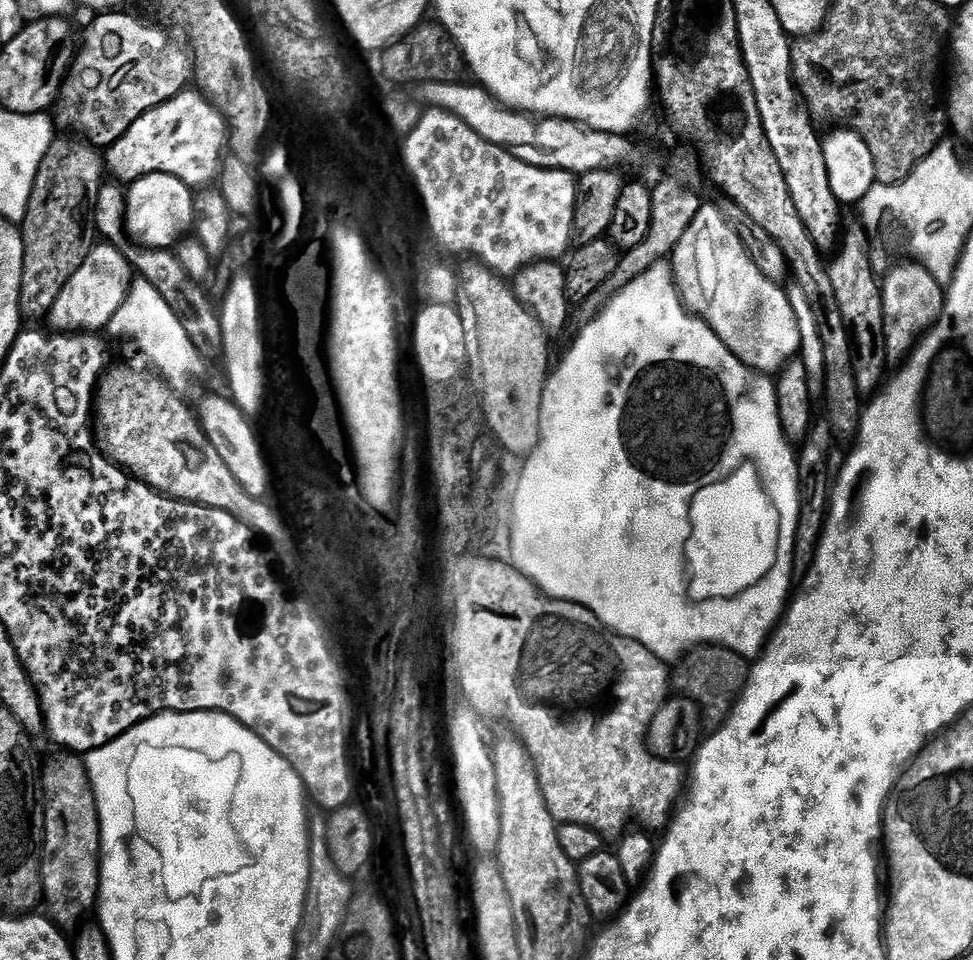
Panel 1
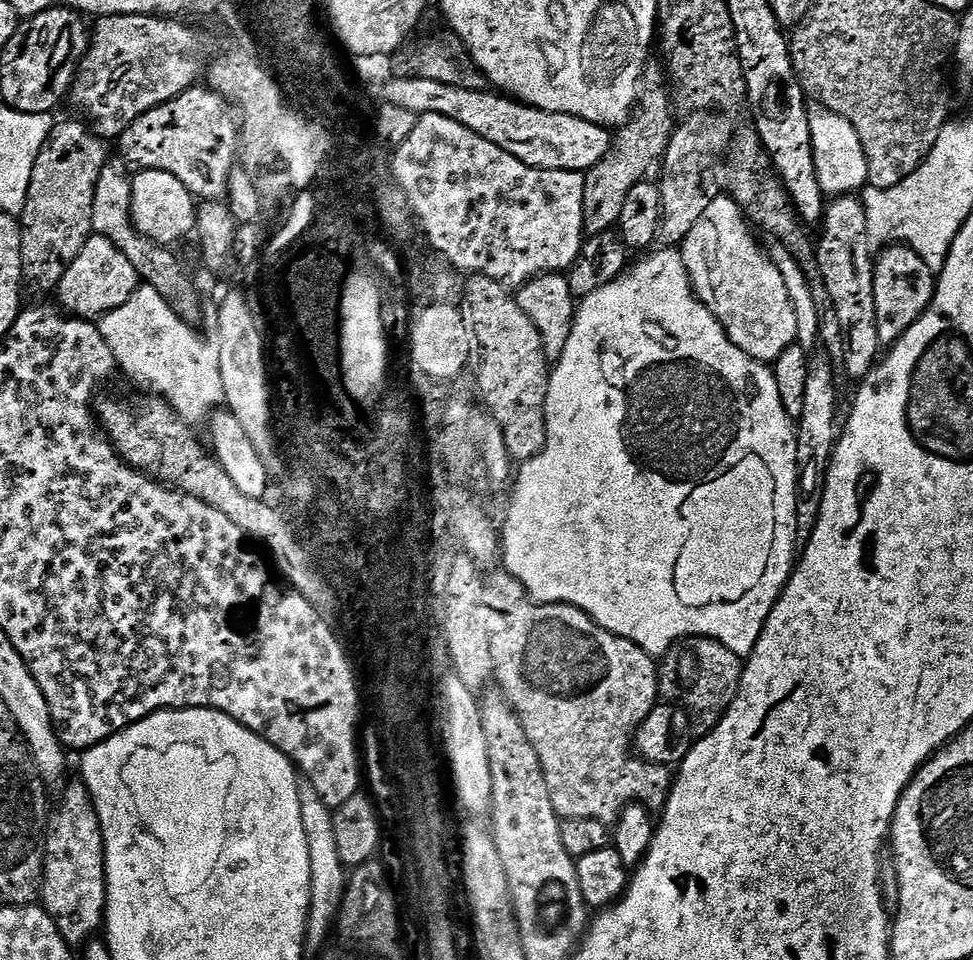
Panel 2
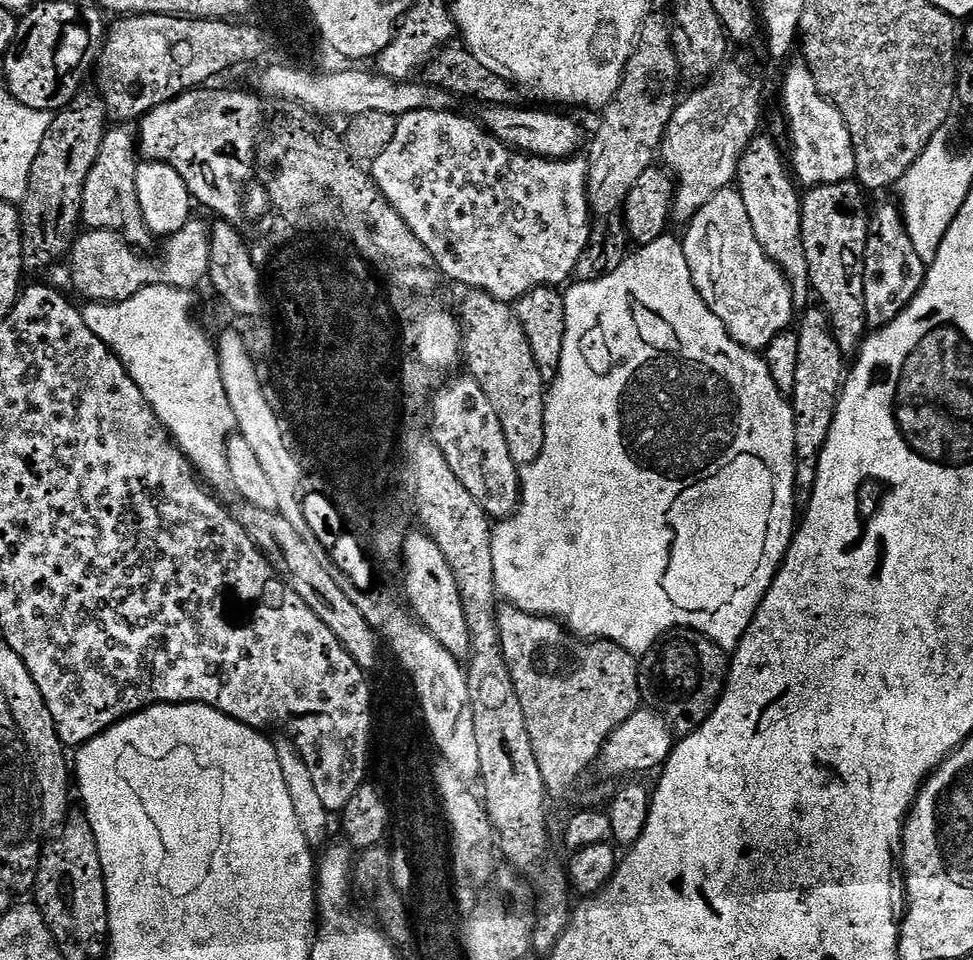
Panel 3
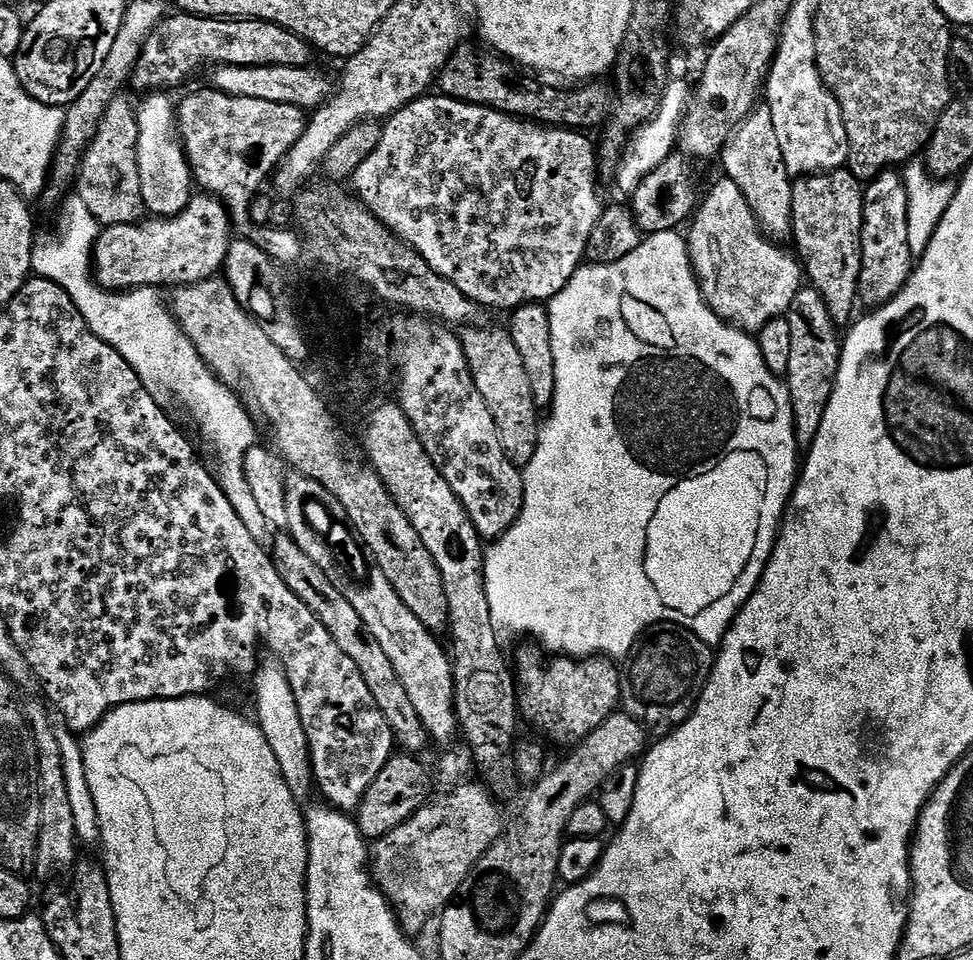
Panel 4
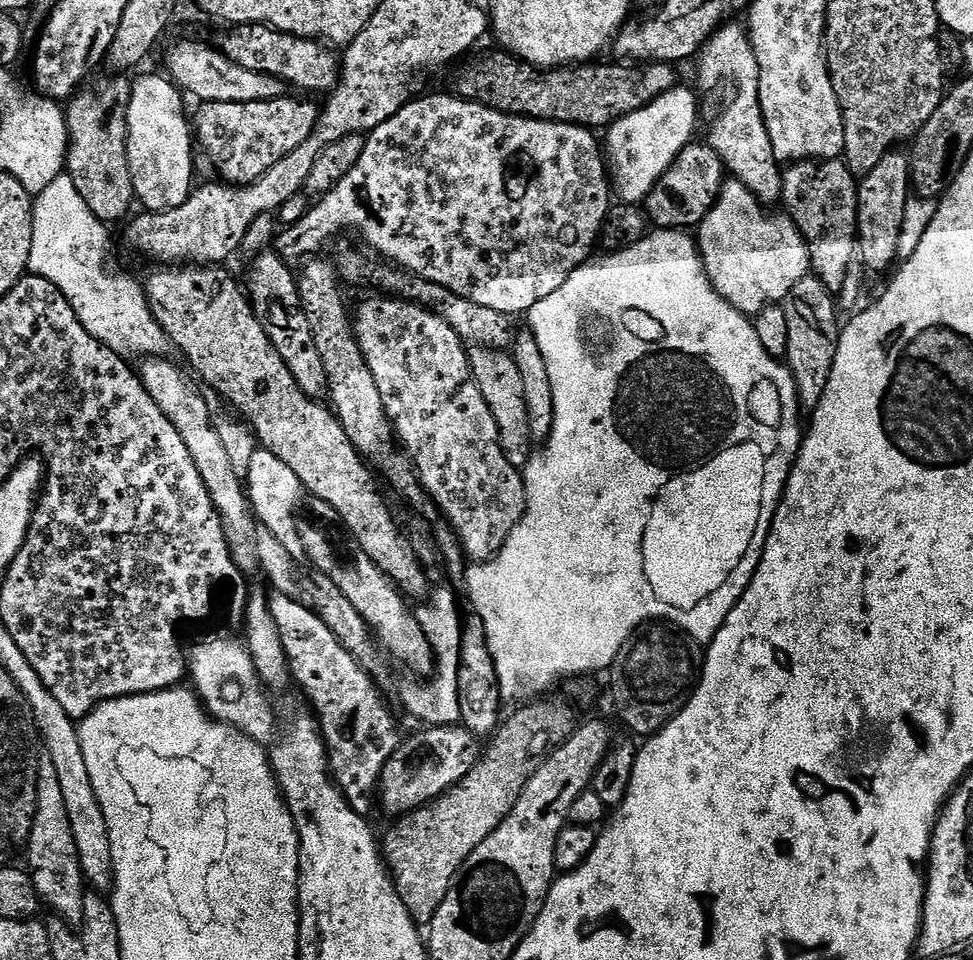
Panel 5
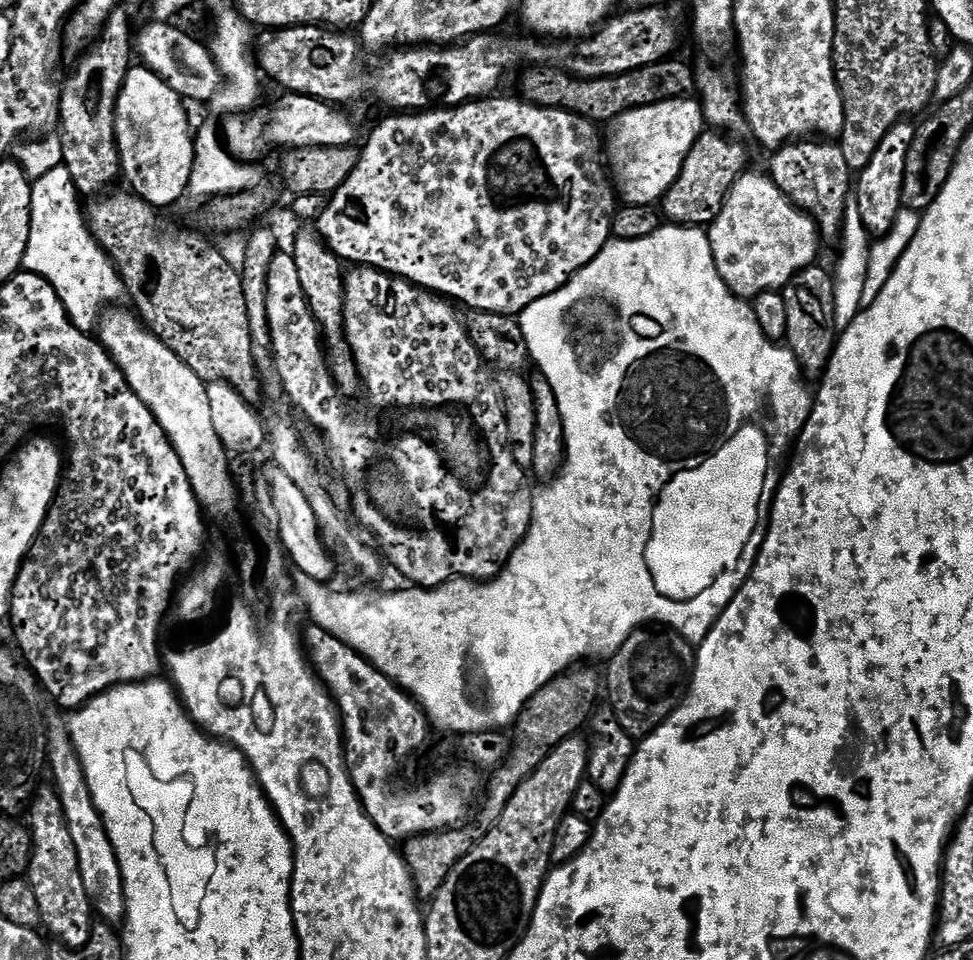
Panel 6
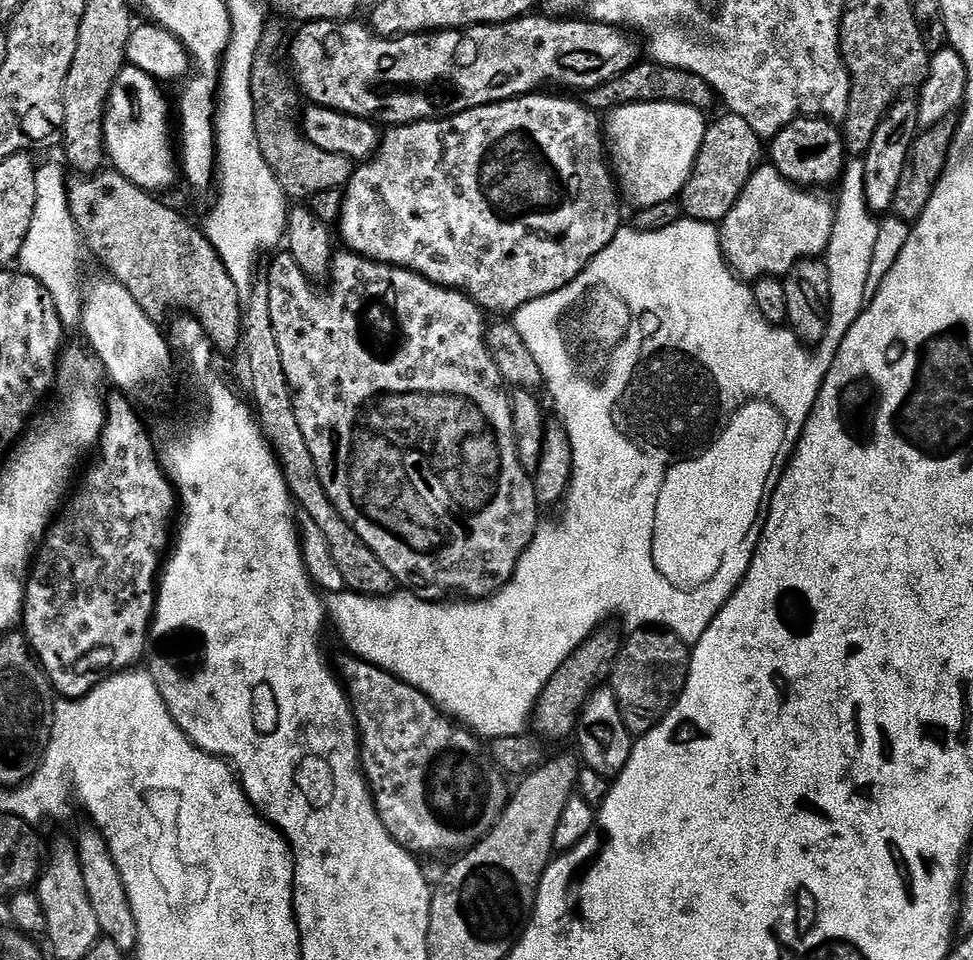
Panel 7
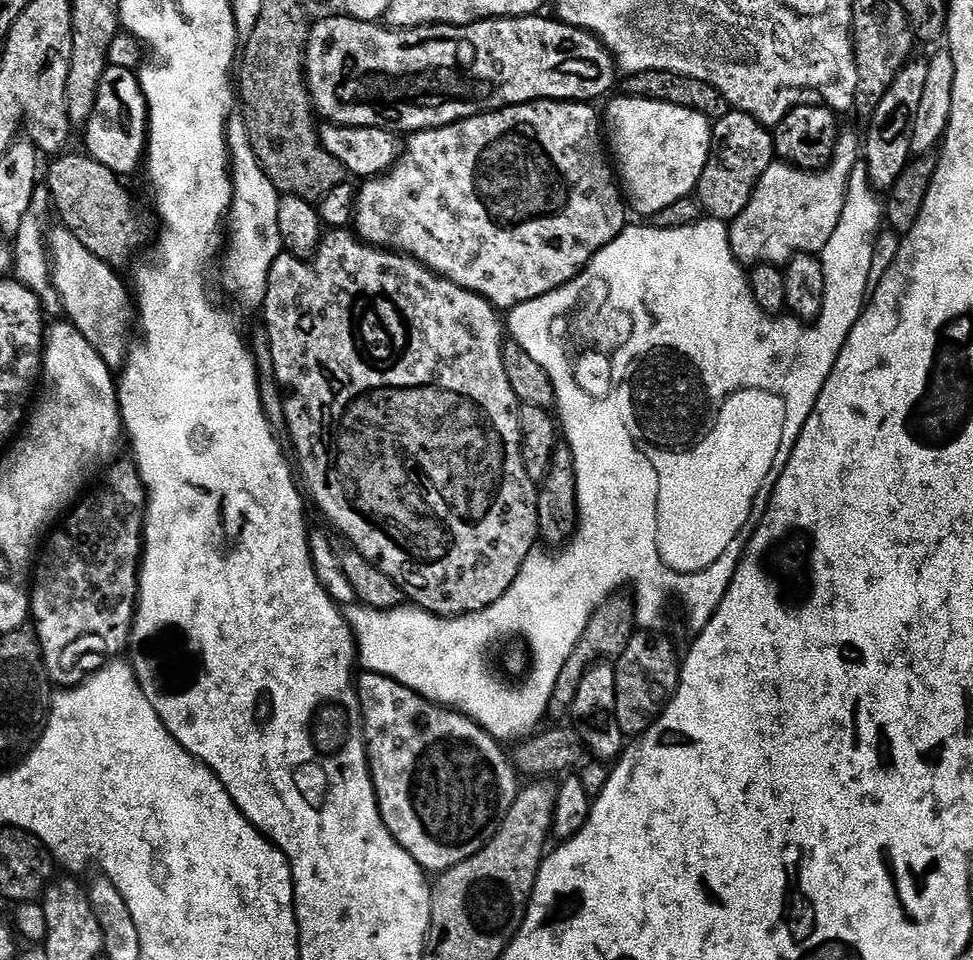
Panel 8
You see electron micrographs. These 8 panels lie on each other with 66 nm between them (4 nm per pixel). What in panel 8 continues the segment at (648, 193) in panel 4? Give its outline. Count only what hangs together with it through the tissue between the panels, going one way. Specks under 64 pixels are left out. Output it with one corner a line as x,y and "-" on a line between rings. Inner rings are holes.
729,110
721,120
715,121
712,124
712,151
694,191
695,199
698,201
703,215
725,222
736,220
738,214
742,214
742,210
746,210
762,174
766,174
766,170
773,164
775,156
776,146
773,133
765,125
759,124
750,114

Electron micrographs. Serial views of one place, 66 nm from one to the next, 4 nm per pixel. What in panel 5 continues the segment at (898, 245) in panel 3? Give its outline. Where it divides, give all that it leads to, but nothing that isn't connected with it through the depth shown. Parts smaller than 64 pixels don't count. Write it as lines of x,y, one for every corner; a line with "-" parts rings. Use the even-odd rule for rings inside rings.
903,151
887,152
858,184
858,214
856,230
858,233
858,260
872,272
884,272
888,264
897,263
899,232
902,230
903,215
910,197
912,175
908,157

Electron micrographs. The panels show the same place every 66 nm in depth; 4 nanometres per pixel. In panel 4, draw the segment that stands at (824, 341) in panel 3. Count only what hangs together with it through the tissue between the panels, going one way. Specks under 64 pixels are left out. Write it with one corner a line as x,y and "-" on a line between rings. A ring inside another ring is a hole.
813,288
800,290
792,299
786,318
790,322
790,355
784,381
791,402
796,444
801,451
806,452
817,437
830,394
833,393
842,340
840,334
837,334
838,326
833,322
825,300

